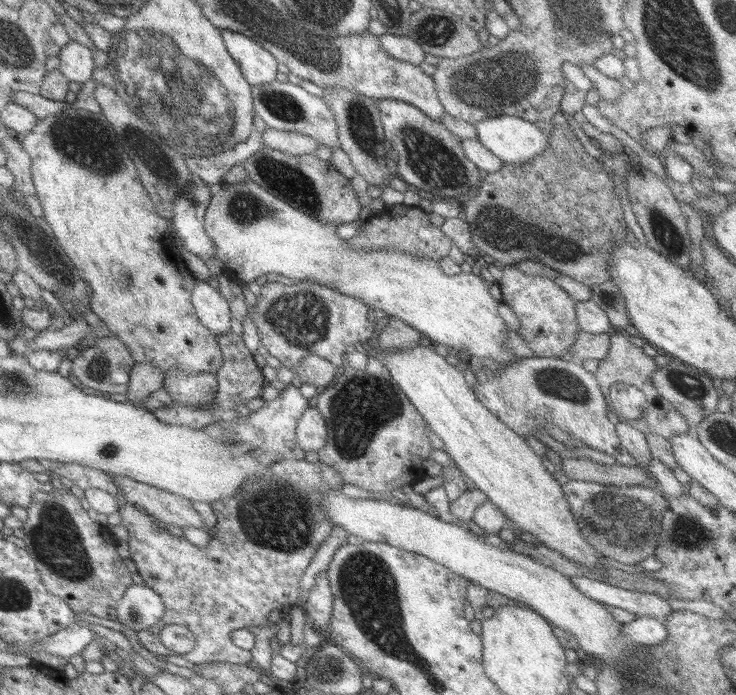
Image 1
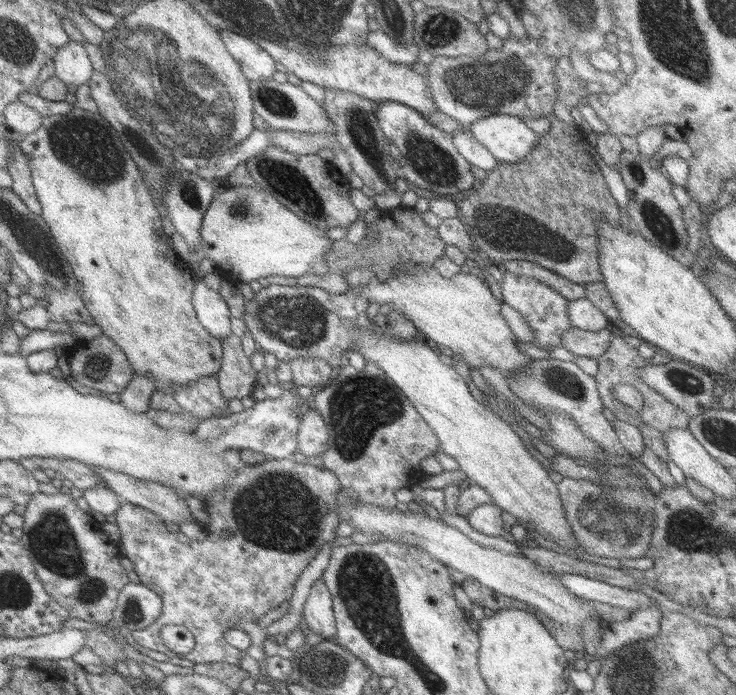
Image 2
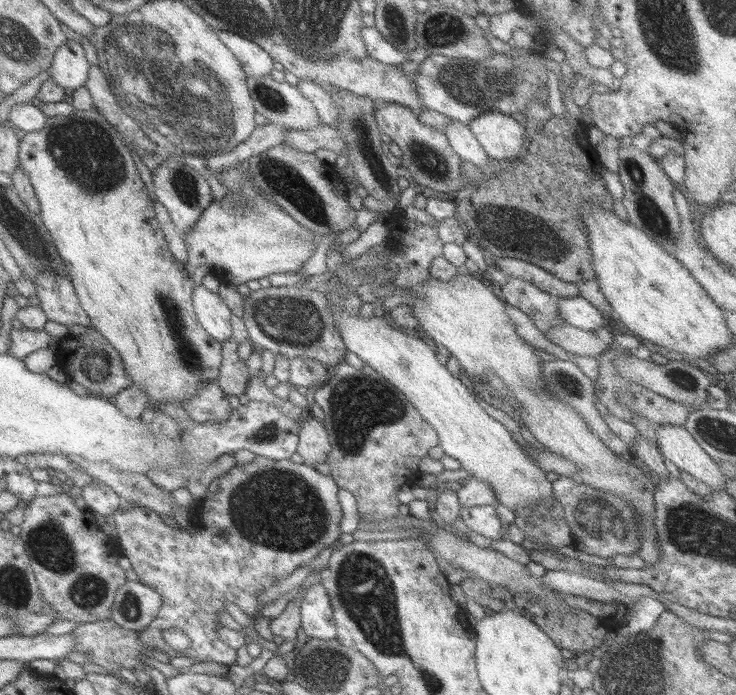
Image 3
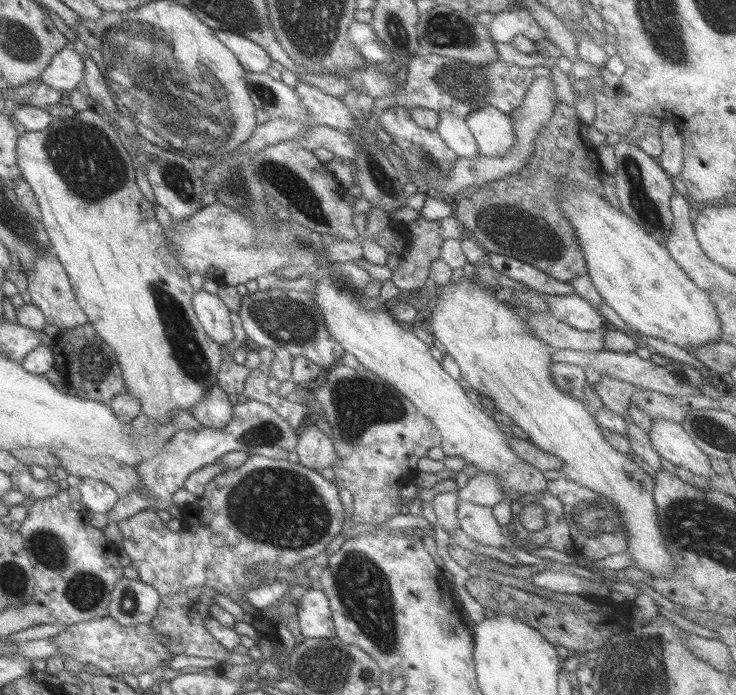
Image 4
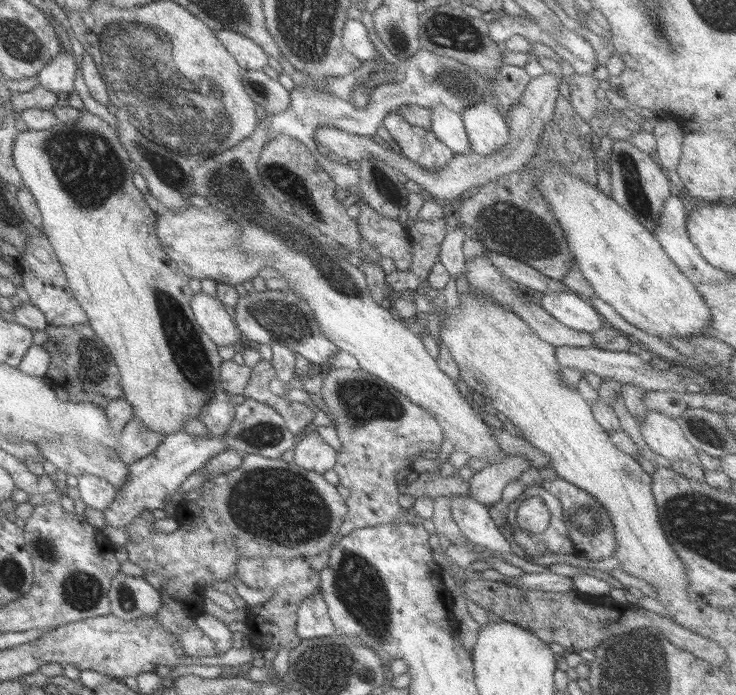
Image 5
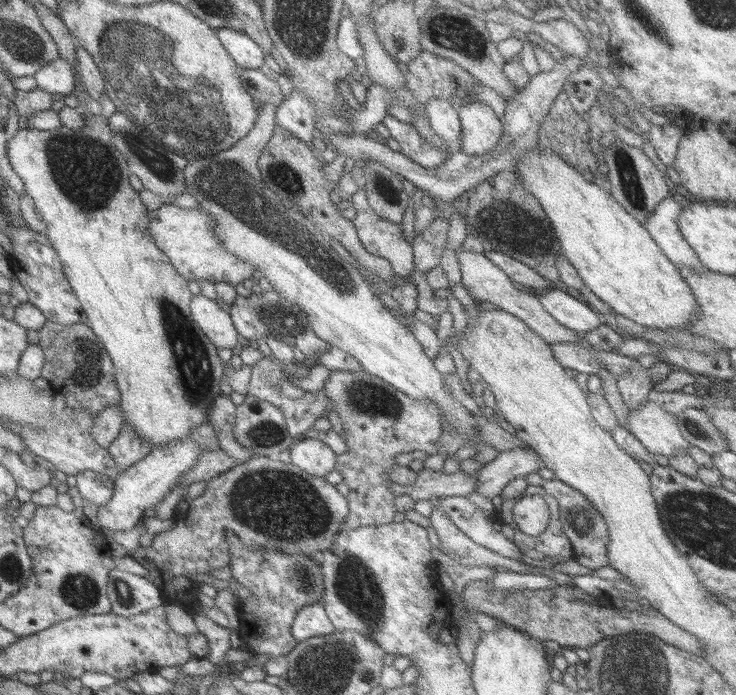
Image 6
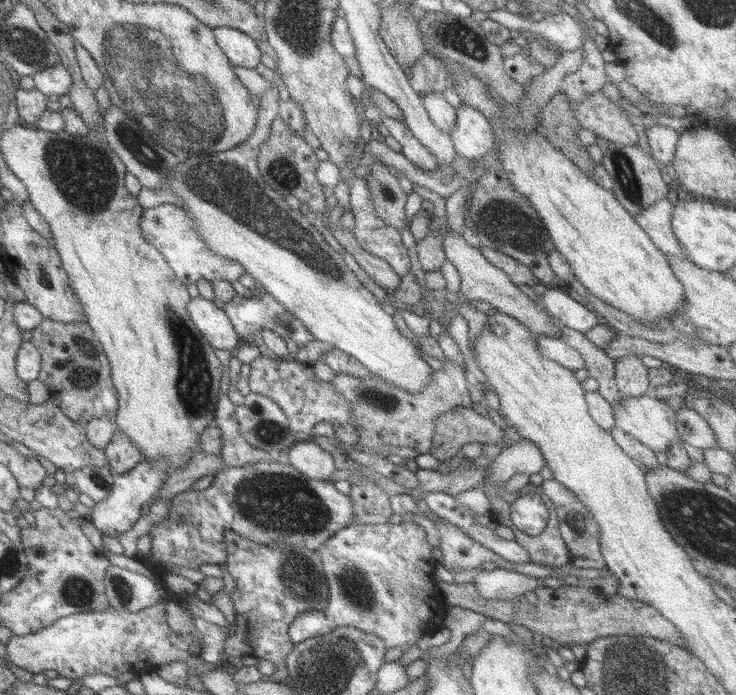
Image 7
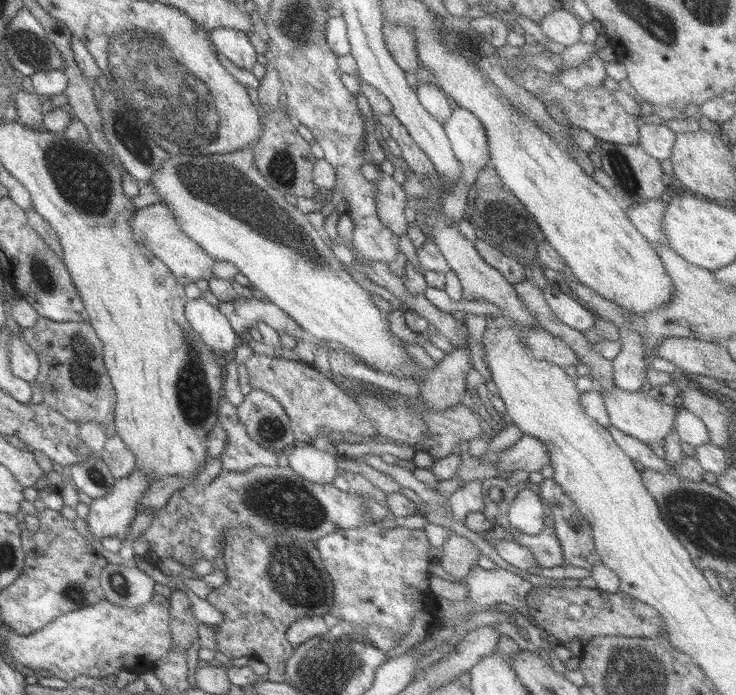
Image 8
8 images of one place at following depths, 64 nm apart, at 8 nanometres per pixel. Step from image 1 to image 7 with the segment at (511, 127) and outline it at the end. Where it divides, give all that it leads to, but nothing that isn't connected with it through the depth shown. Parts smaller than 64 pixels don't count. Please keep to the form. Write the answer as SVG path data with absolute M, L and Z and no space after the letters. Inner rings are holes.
M471 107L456 108L455 123L447 133L455 155L468 161L479 160L495 145L495 136L488 120Z

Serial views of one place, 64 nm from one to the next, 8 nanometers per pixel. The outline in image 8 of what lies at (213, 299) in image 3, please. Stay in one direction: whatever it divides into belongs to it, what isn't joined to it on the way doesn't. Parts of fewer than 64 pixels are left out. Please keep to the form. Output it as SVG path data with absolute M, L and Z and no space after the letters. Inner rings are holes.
M200 297L188 299L184 304L183 314L189 326L211 352L229 352L243 340L217 307Z

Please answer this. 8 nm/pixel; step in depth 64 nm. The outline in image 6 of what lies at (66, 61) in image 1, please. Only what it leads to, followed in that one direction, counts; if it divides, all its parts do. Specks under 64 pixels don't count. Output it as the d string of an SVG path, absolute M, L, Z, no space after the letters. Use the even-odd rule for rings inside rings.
M61 58L51 60L49 64L41 66L33 75L36 88L51 94L69 94L74 90L75 80L69 64Z

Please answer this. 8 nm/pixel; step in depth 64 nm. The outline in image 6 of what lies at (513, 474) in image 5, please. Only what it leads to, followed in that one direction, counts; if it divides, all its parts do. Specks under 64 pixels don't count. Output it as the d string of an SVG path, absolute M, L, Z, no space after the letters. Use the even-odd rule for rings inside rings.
M530 447L499 452L476 472L474 492L495 501L510 481L537 472L539 462L538 456Z

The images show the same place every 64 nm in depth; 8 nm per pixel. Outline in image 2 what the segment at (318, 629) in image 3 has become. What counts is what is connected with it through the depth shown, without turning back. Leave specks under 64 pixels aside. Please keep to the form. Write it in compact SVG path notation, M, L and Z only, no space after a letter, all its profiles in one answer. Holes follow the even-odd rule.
M321 578L317 579L308 592L305 603L302 605L301 624L306 625L309 632L319 634L324 640L332 641L333 633L335 632L334 617L332 614L332 602L329 591Z

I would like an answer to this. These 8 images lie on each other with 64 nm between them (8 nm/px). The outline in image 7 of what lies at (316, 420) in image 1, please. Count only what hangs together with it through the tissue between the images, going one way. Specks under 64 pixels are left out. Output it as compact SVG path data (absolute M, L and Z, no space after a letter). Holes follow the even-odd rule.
M312 439L296 441L286 451L289 466L309 480L329 481L336 470L331 454Z

